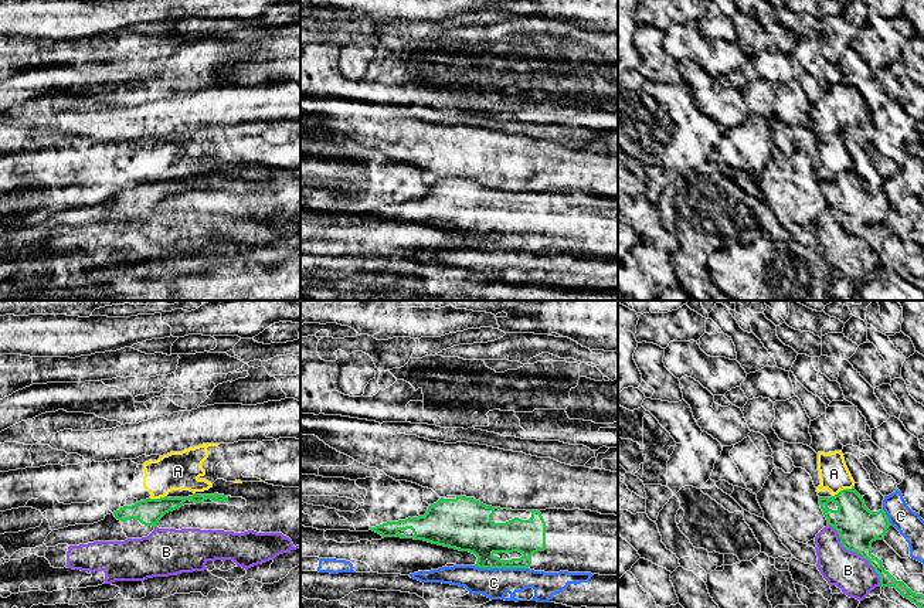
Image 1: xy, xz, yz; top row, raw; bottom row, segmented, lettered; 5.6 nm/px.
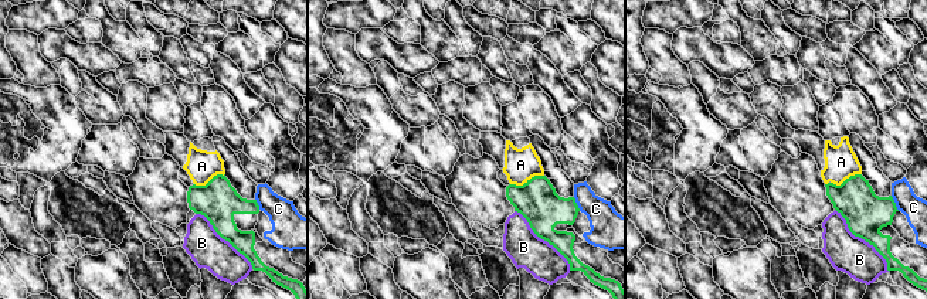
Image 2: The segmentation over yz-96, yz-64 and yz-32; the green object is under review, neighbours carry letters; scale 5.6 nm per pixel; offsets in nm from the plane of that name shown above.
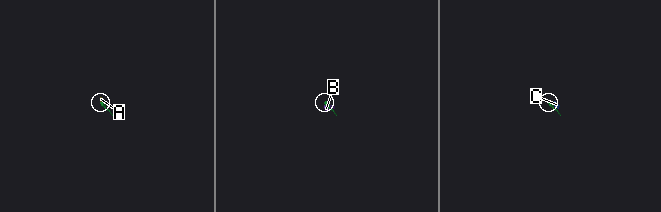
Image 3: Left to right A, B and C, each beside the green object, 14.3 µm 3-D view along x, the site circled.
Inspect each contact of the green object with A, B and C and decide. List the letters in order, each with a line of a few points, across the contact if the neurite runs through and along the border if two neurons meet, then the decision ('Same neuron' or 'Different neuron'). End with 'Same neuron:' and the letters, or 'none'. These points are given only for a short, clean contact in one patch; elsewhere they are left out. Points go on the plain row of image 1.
A: Different neuron
B: Different neuron
C: Line: xz (474, 248), (527, 251). Different neuron
Same neuron: none

